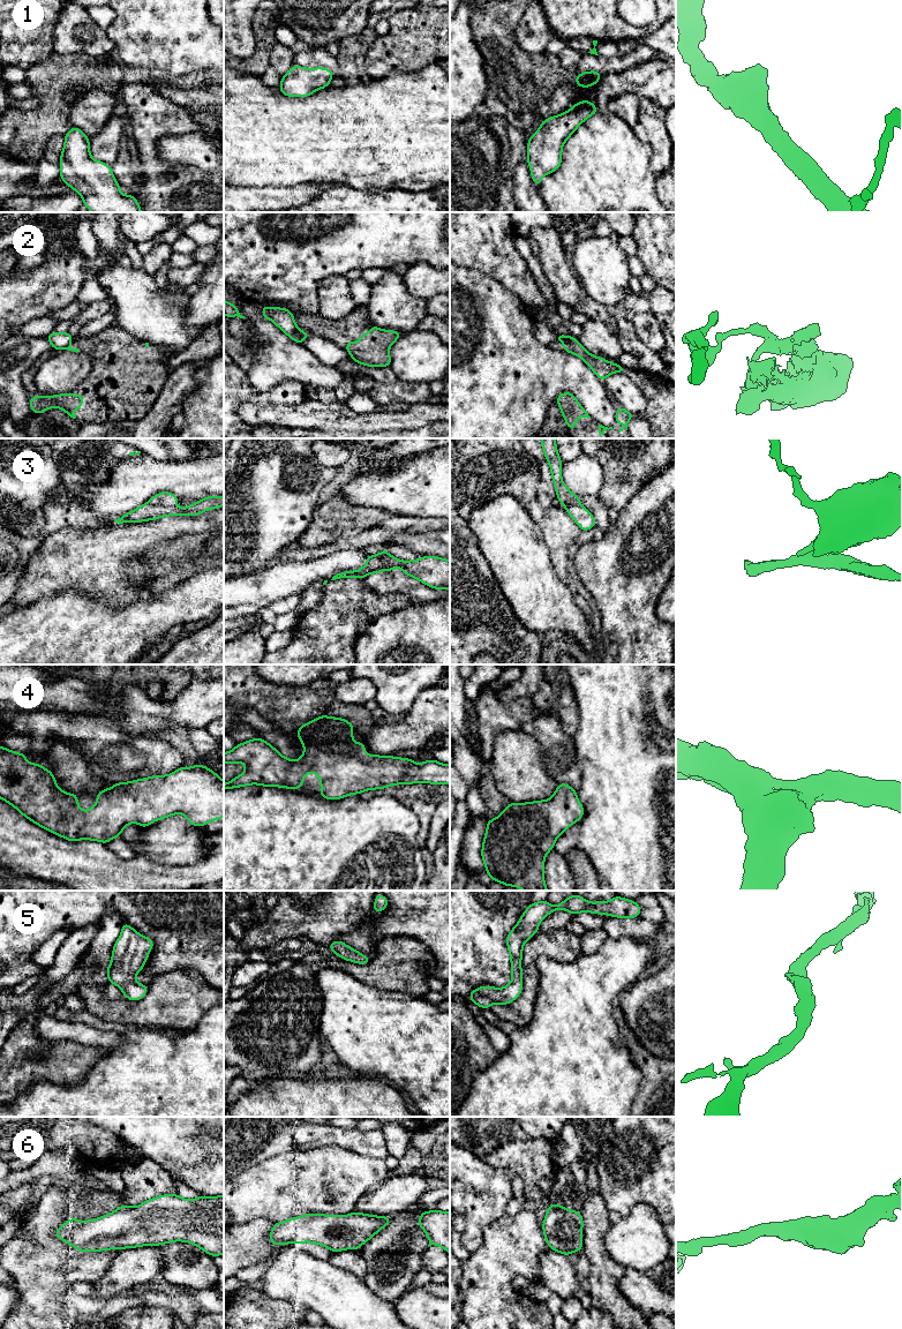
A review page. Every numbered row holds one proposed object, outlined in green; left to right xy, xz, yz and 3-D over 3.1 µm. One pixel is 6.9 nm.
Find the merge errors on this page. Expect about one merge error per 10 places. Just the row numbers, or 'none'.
2, 3

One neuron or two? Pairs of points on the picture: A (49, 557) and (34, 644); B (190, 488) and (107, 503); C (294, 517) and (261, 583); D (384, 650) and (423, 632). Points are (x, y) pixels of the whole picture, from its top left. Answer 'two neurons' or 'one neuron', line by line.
A: two neurons
B: one neuron
C: two neurons
D: one neuron

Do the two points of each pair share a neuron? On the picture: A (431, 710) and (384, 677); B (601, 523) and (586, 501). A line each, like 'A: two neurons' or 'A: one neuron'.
A: two neurons
B: one neuron

